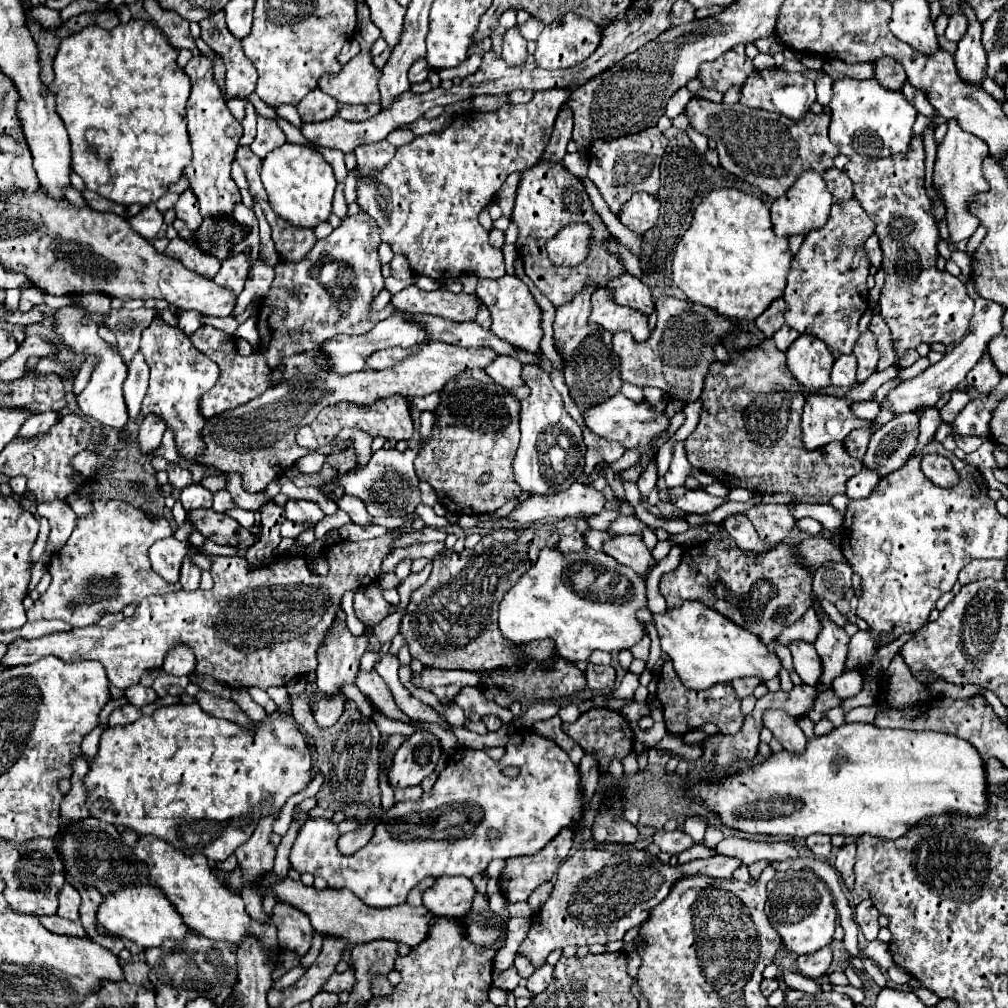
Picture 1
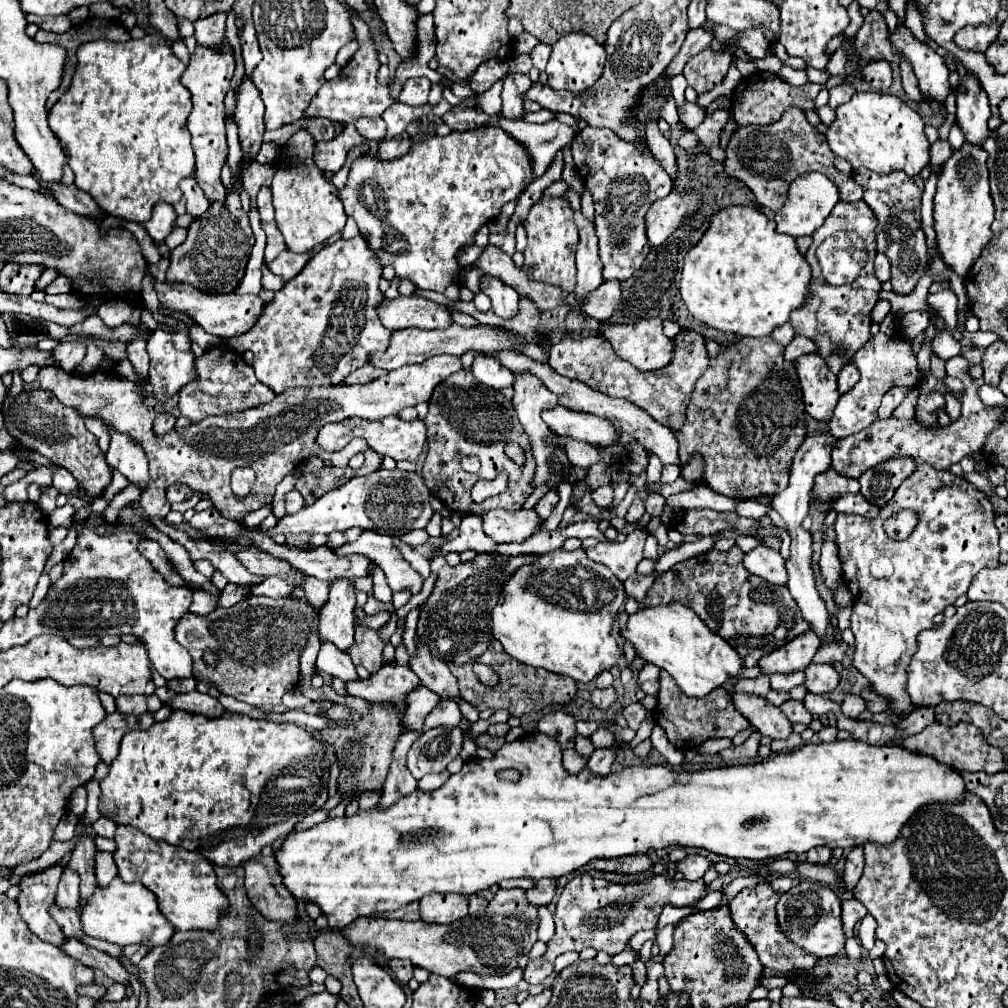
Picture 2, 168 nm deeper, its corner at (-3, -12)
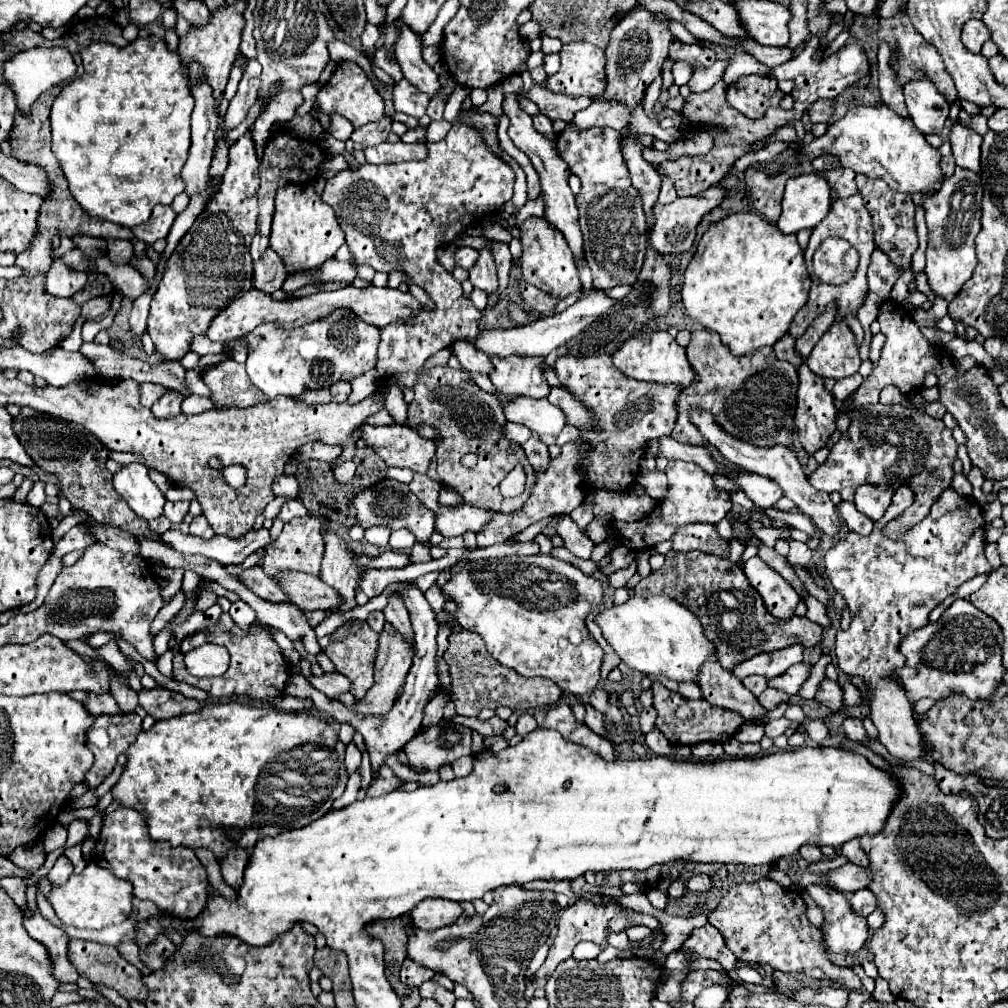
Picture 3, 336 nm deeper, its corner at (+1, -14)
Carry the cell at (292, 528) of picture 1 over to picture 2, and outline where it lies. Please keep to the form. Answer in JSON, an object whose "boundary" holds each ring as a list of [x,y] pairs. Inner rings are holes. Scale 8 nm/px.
{"boundary":[[[270,576],[266,578],[261,584],[252,589],[251,594],[256,596],[266,596],[270,598],[284,598],[288,597],[294,587],[287,584],[281,577]]]}

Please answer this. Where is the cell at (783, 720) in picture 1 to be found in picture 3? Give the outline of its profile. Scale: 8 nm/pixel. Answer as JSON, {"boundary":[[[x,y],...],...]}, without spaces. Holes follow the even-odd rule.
{"boundary":[[[719,662],[705,664],[705,668],[701,668],[699,686],[709,704],[737,712],[747,722],[751,720],[761,722],[767,714],[767,710],[759,704],[759,700]]]}

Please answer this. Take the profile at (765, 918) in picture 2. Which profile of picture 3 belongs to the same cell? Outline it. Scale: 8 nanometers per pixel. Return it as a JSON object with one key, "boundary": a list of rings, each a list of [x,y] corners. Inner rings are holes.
{"boundary":[[[763,878],[753,884],[735,884],[727,890],[719,906],[711,912],[709,924],[713,924],[725,938],[731,952],[751,966],[769,964],[773,970],[781,972],[803,972],[819,980],[831,980],[847,990],[859,990],[861,980],[849,966],[837,966],[827,958],[827,952],[821,948],[821,934],[813,926],[813,944],[811,930],[799,920],[807,920],[807,906],[797,890],[783,888],[781,884]]]}

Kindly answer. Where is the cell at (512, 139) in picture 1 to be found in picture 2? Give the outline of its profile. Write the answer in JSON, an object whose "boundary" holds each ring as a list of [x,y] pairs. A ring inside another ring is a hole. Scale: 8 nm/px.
{"boundary":[[[481,126],[481,128],[475,128],[475,130],[467,130],[467,132],[451,132],[447,136],[429,136],[427,140],[419,142],[419,144],[413,144],[411,150],[407,154],[403,154],[401,158],[395,158],[395,160],[377,160],[375,156],[373,158],[355,158],[351,162],[351,168],[349,168],[349,178],[347,178],[347,184],[343,190],[337,190],[337,196],[341,198],[343,202],[343,208],[347,212],[347,216],[351,216],[357,226],[359,226],[359,232],[361,236],[365,236],[365,240],[369,242],[369,250],[373,248],[373,254],[377,254],[381,266],[393,266],[395,274],[399,278],[405,278],[405,280],[411,280],[417,288],[421,290],[433,290],[433,292],[441,292],[445,294],[451,302],[459,302],[459,290],[461,290],[461,266],[457,262],[457,252],[463,248],[463,246],[469,246],[473,244],[473,238],[475,238],[475,232],[487,224],[491,218],[499,216],[503,204],[507,204],[509,200],[517,198],[521,194],[521,190],[529,184],[529,180],[533,178],[533,172],[531,172],[531,162],[527,158],[527,152],[525,148],[513,140],[507,132],[503,132],[501,128],[497,126]]]}

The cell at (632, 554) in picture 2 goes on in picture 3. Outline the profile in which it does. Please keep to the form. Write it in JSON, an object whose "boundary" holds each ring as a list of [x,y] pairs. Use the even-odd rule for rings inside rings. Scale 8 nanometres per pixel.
{"boundary":[[[563,516],[557,524],[557,532],[559,536],[563,538],[565,542],[565,548],[575,554],[577,558],[583,558],[583,560],[591,560],[591,552],[593,552],[593,542],[577,528],[577,524],[569,518],[569,516]]]}

